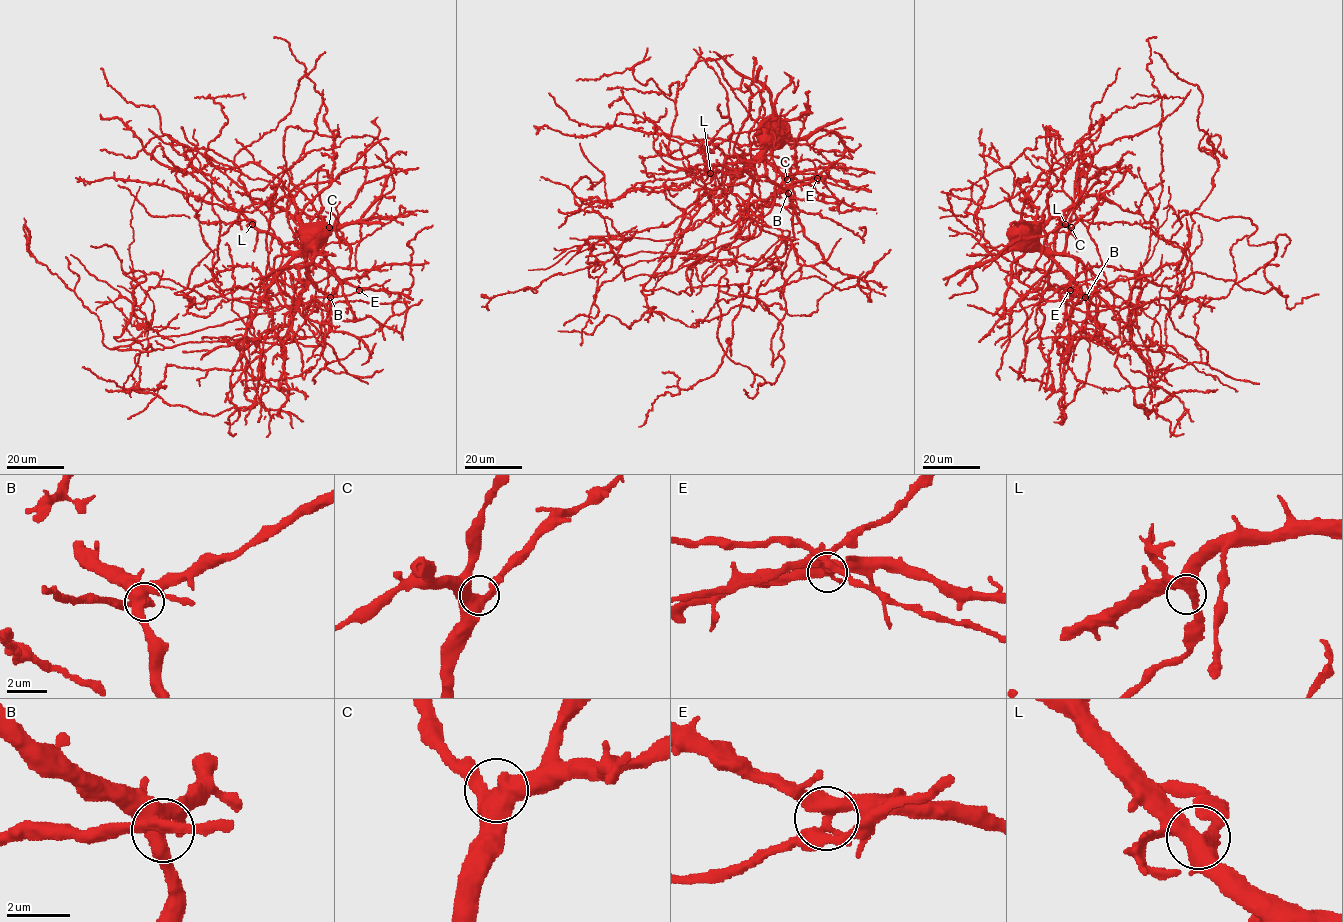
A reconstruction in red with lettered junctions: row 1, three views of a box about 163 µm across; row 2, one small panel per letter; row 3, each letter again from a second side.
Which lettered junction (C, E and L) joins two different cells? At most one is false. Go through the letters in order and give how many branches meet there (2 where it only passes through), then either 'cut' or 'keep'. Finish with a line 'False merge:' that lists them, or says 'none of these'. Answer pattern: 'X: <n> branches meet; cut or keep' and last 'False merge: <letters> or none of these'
C: 3 branches meet; keep
E: 3 branches meet; cut
L: 3 branches meet; keep
False merge: E

